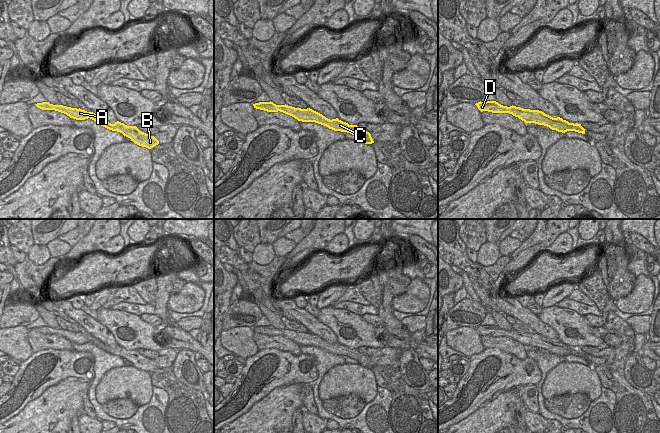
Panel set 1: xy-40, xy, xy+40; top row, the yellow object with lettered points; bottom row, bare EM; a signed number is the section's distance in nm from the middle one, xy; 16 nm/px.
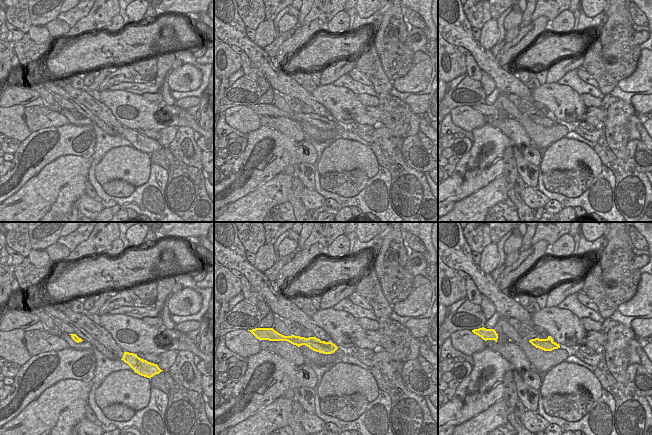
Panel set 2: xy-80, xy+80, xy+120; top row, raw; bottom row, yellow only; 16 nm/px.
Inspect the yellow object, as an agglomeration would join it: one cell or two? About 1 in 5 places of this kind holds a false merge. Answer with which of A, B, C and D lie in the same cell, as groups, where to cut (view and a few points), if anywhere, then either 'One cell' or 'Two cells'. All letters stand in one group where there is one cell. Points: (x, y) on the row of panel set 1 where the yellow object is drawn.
Groups: A B C D. No split. One cell.

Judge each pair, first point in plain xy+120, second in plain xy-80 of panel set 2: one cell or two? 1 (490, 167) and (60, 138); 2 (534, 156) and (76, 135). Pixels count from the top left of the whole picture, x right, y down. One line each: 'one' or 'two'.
1: one
2: one

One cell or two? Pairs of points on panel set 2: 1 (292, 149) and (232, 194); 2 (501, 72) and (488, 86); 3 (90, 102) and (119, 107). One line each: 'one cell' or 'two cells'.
1: one cell
2: two cells
3: two cells

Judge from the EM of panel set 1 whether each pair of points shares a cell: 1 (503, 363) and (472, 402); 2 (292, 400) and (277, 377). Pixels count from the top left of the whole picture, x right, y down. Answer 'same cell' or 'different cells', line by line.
1: same cell
2: different cells

